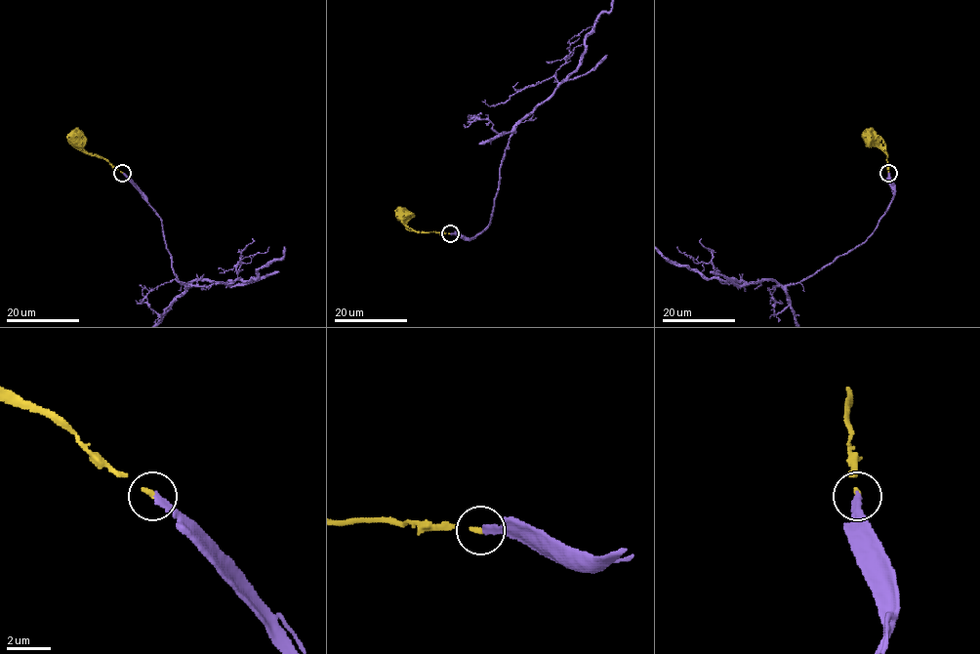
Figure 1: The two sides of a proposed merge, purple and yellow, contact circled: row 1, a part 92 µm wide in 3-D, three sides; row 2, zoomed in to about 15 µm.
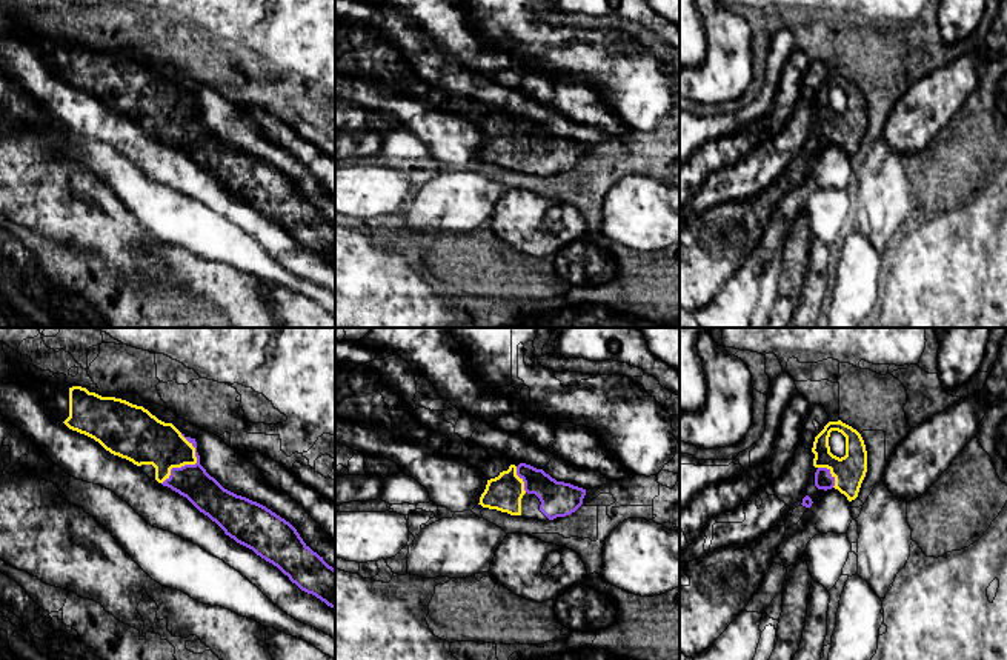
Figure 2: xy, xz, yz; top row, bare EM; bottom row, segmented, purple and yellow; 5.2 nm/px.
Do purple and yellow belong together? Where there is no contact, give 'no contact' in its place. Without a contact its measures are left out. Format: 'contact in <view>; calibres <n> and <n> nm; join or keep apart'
contact in xy; calibres 180 and 240 nm; keep apart

